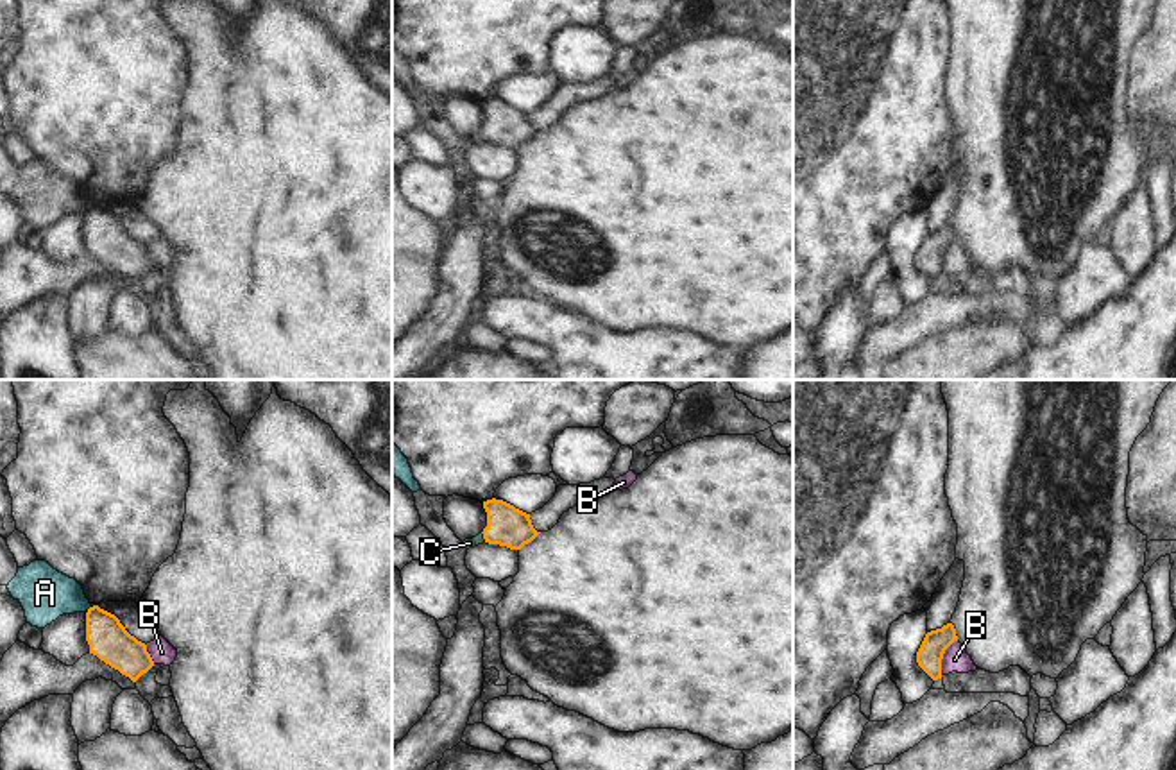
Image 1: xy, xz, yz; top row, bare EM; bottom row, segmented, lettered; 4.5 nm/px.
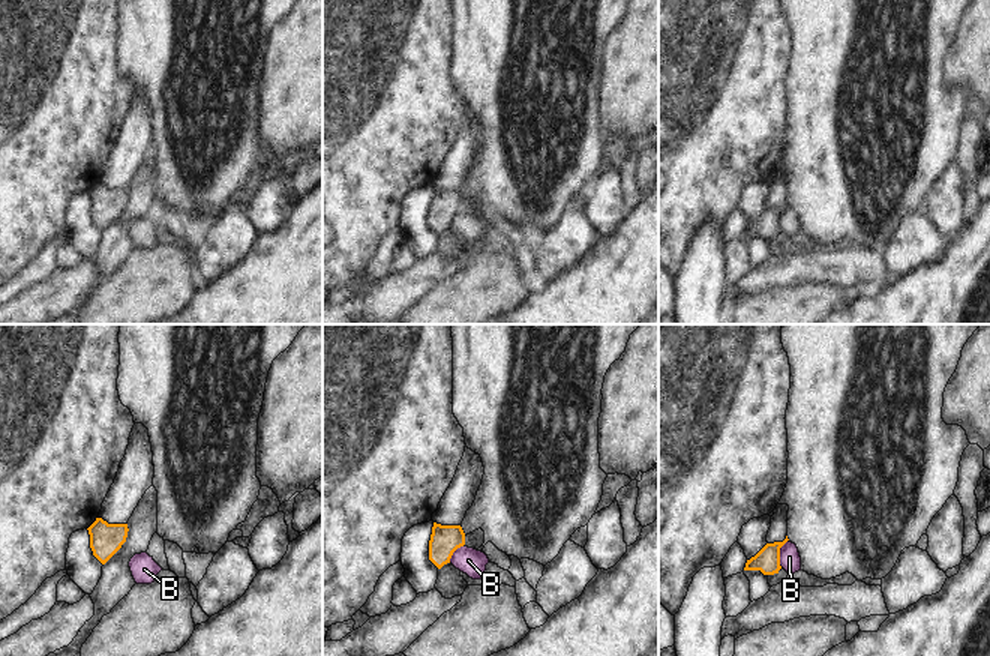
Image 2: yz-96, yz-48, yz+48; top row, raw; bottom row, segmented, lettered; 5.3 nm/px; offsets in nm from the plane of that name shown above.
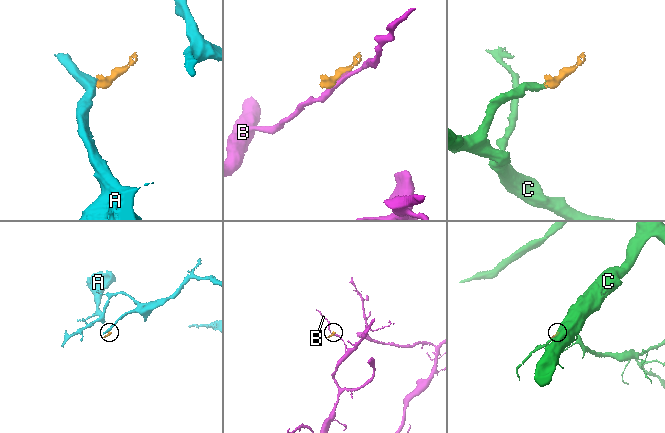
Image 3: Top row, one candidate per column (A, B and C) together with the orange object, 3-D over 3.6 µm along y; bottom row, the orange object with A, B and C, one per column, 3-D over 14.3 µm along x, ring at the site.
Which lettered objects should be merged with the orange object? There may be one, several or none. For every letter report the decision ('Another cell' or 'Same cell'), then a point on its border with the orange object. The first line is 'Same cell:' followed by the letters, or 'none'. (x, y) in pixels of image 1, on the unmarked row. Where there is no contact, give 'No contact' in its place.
Same cell: C
A: Another cell. Touches orange at xy (88, 208)
B: Another cell. Touches orange at yz (942, 256)
C: Same cell. Touches orange at xz (484, 136).

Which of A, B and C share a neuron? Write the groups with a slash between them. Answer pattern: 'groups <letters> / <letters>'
groups A / B / C

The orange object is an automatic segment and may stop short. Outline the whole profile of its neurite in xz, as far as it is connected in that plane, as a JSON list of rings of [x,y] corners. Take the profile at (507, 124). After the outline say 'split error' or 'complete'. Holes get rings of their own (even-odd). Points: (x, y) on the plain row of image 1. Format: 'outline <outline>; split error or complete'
outline [[[487,98],[483,107],[487,111],[487,125],[476,136],[464,140],[467,149],[483,141],[521,149],[541,133],[533,127],[530,113],[503,98]]]; split error

